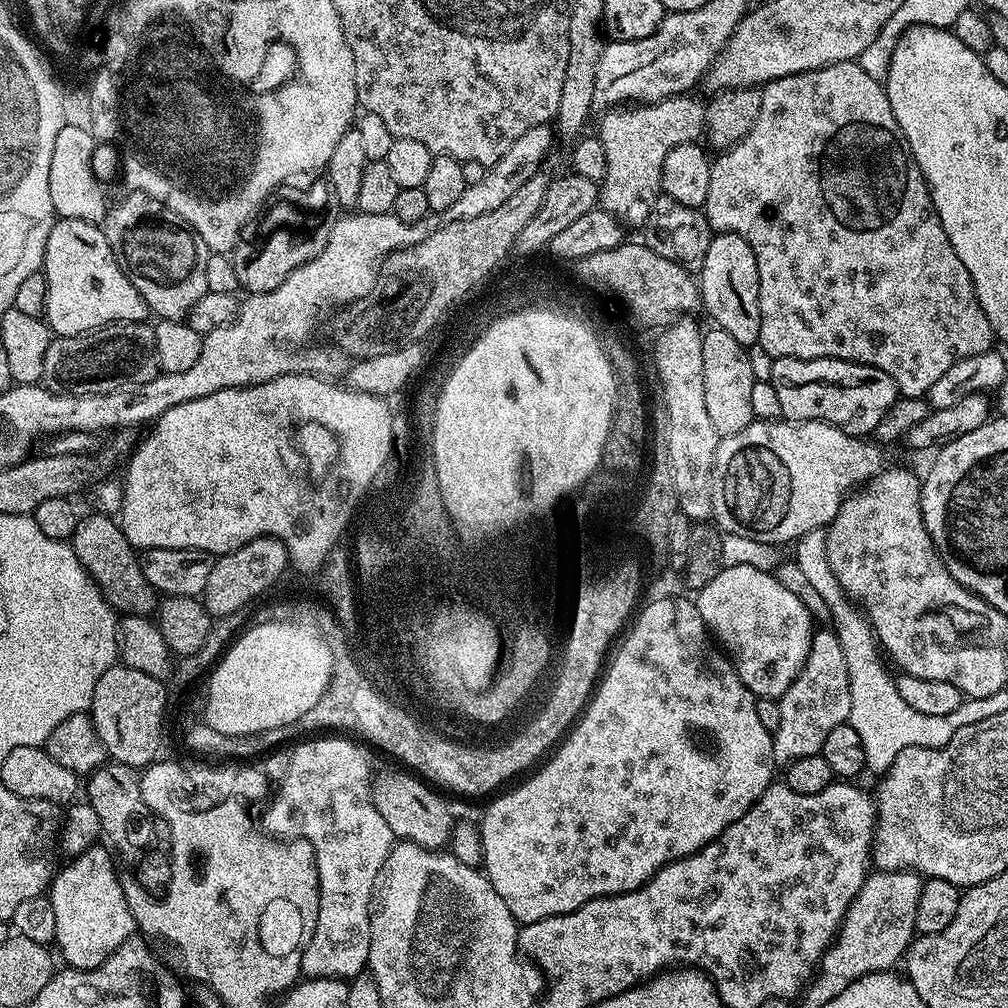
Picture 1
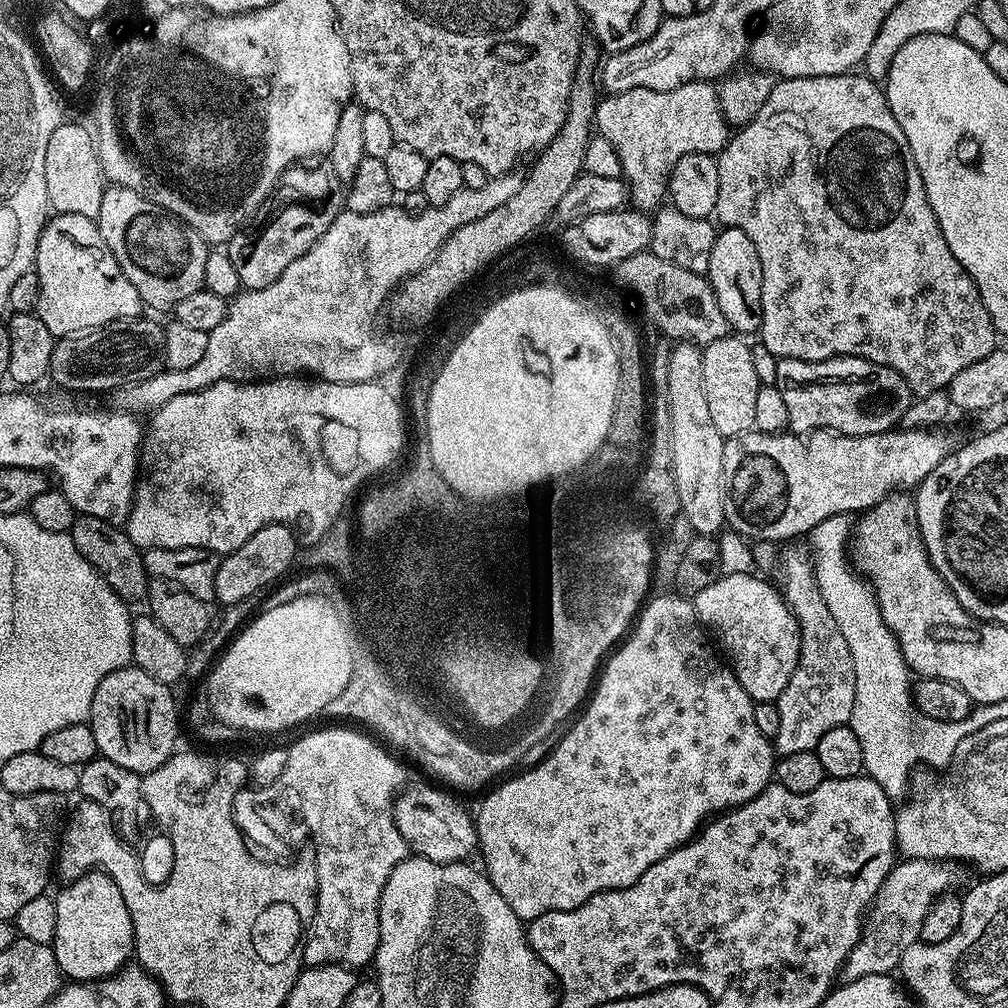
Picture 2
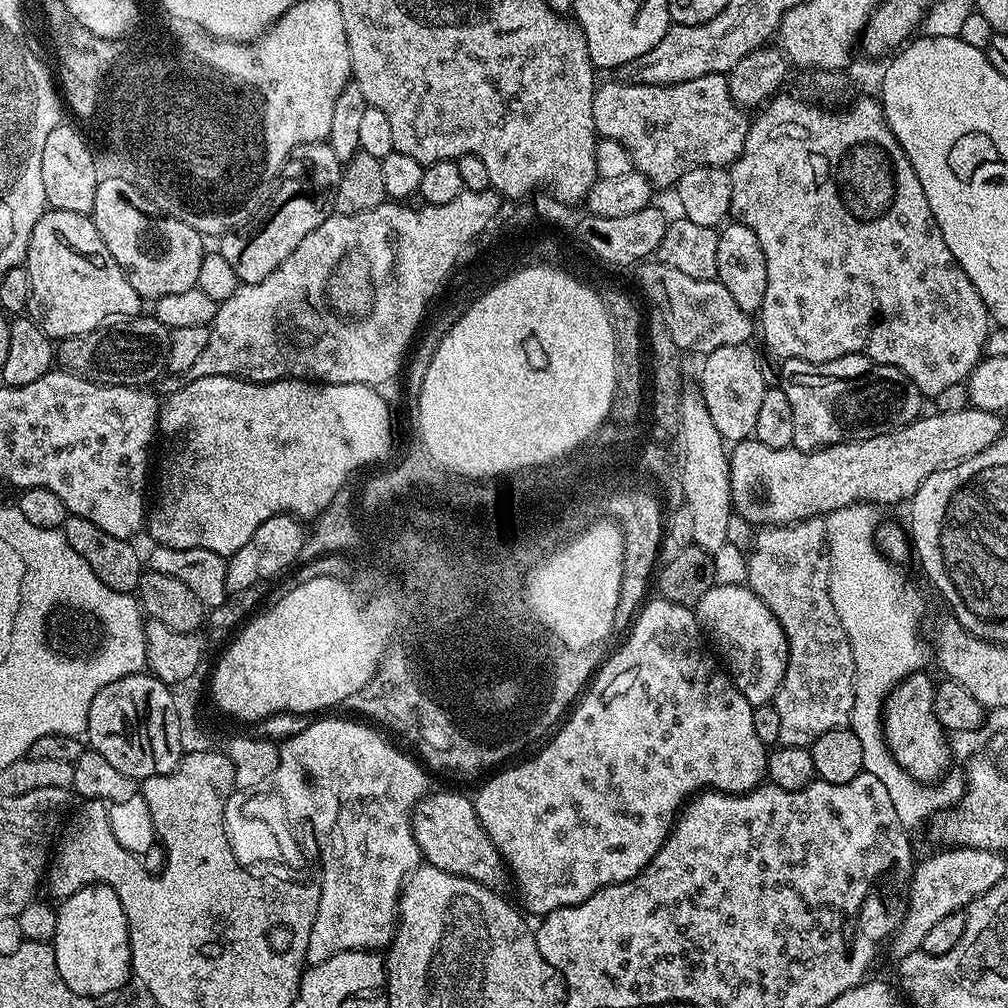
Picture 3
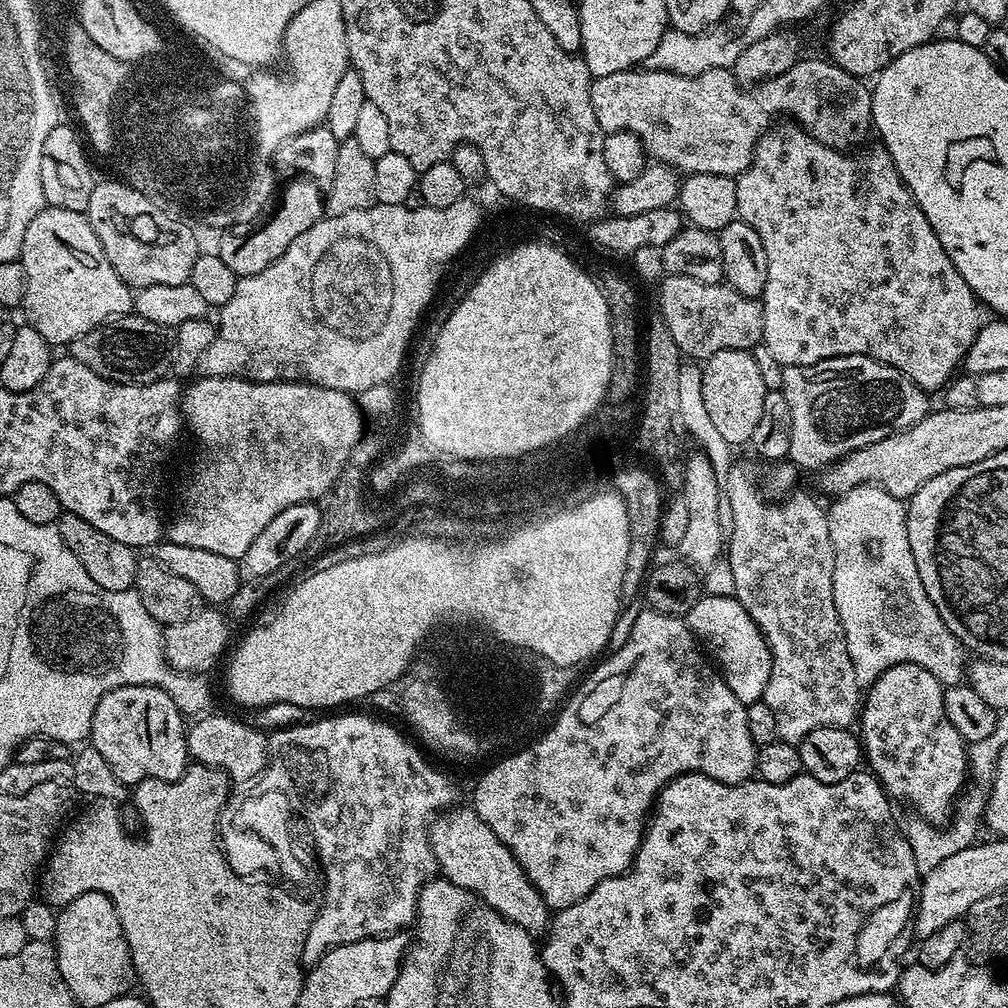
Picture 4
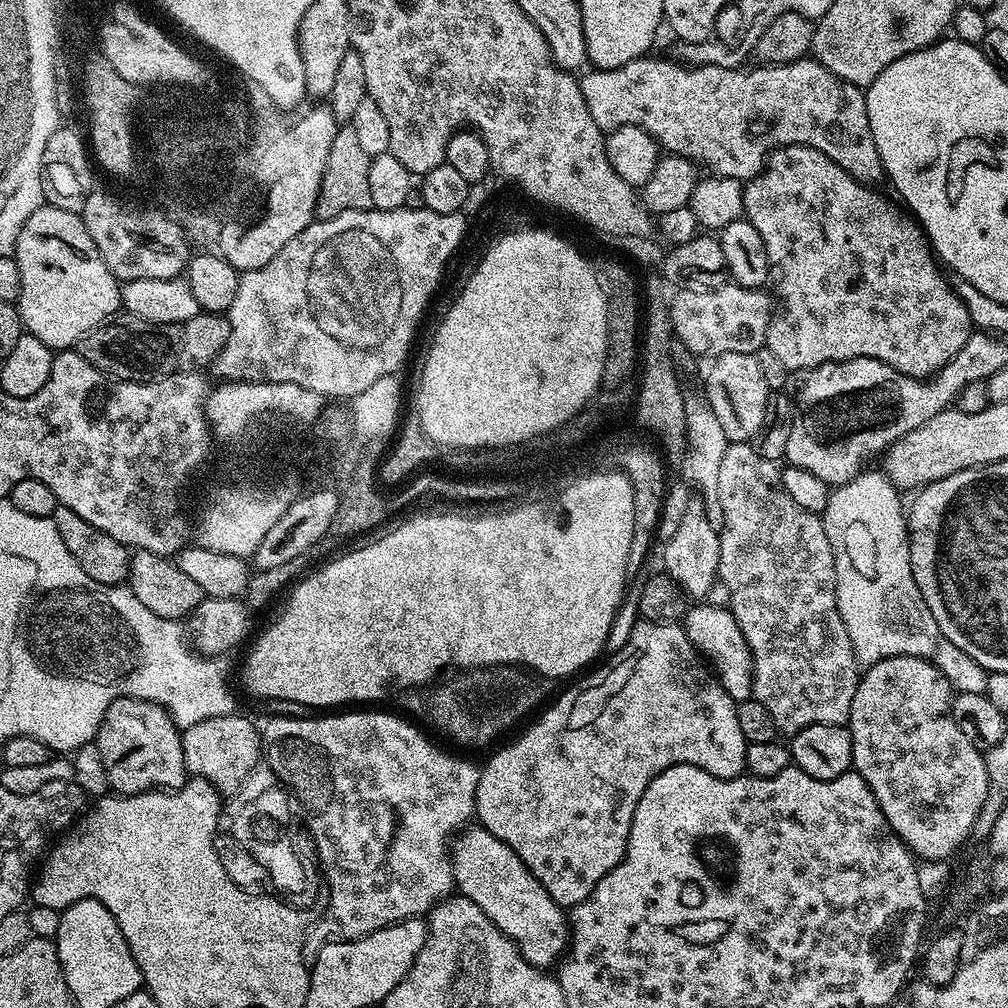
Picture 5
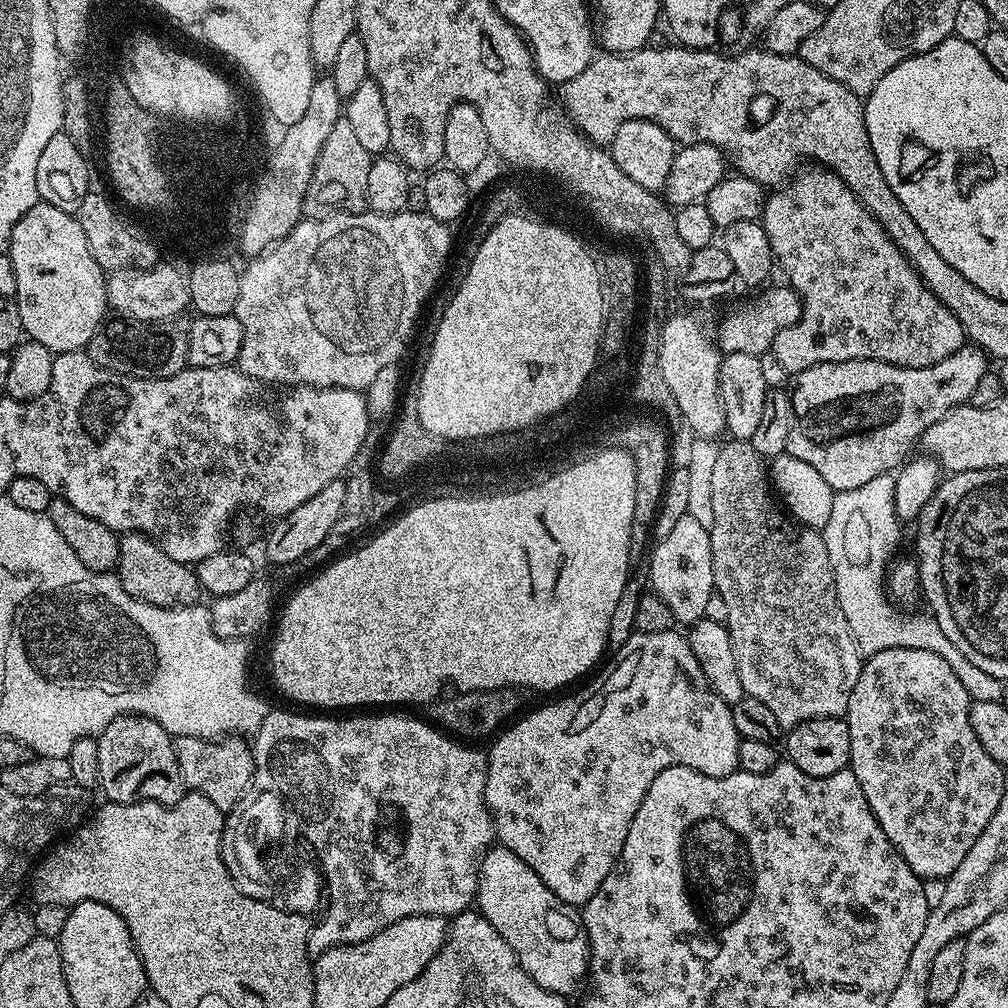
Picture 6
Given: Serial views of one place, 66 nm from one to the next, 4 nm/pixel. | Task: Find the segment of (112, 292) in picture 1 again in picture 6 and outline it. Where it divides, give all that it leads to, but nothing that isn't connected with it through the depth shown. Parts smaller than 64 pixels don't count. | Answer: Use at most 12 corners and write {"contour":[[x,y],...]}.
{"contour":[[38,202],[6,255],[25,337],[87,349],[108,285],[79,219]]}

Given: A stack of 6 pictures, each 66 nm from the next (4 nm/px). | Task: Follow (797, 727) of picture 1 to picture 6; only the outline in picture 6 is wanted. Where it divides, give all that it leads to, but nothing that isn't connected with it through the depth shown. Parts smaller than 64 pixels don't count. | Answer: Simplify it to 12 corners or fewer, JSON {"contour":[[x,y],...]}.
{"contour":[[721,443],[714,592],[745,696],[843,717],[862,653],[826,542]]}

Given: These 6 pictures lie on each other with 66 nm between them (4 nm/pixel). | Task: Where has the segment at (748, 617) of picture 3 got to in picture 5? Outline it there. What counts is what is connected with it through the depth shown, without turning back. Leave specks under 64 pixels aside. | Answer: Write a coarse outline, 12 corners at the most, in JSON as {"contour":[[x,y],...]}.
{"contour":[[728,608],[682,621],[726,694],[753,699],[752,651]]}

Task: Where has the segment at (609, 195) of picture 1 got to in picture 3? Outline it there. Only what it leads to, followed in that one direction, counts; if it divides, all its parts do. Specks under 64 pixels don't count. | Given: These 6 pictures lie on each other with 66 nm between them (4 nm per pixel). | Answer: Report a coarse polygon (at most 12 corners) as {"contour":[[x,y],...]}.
{"contour":[[728,77],[601,83],[592,117],[653,189],[742,154]]}

